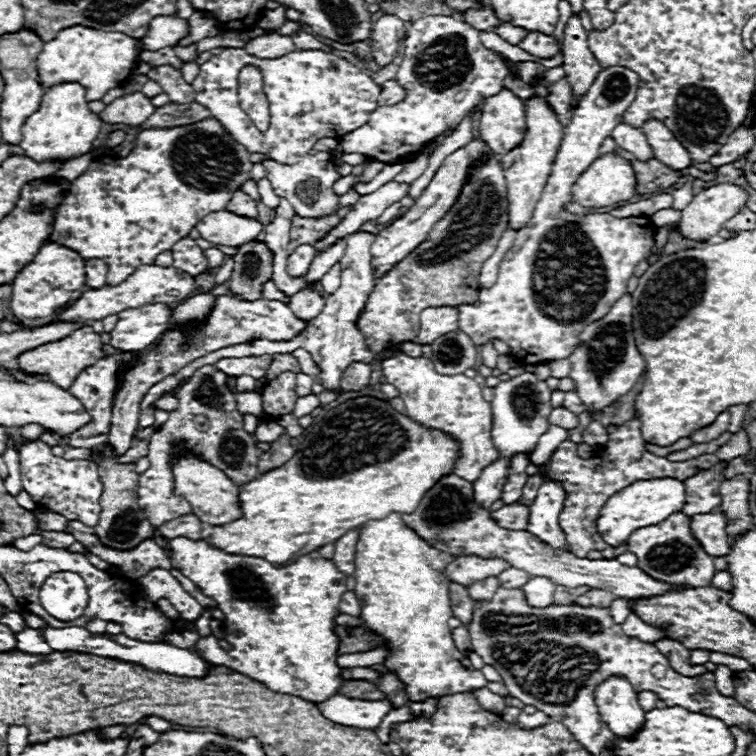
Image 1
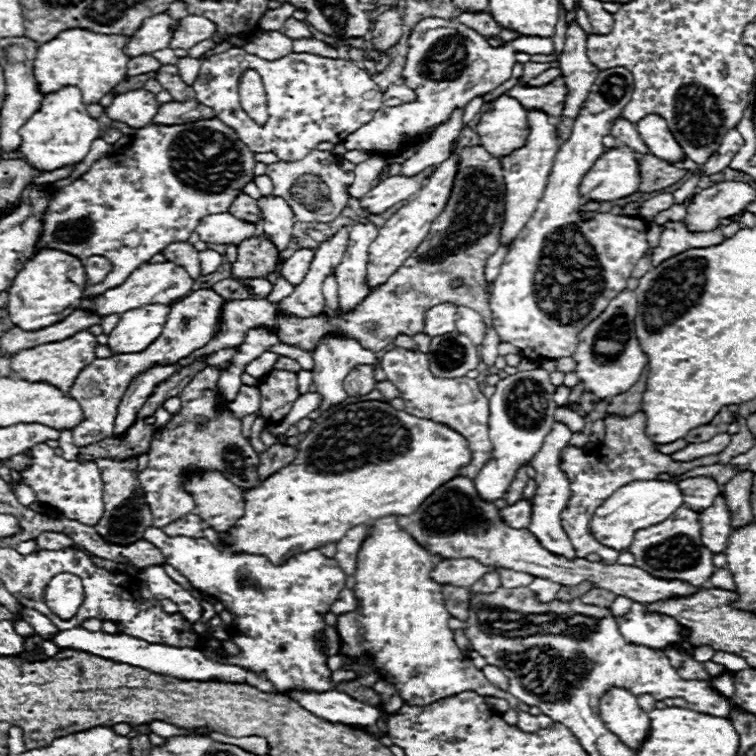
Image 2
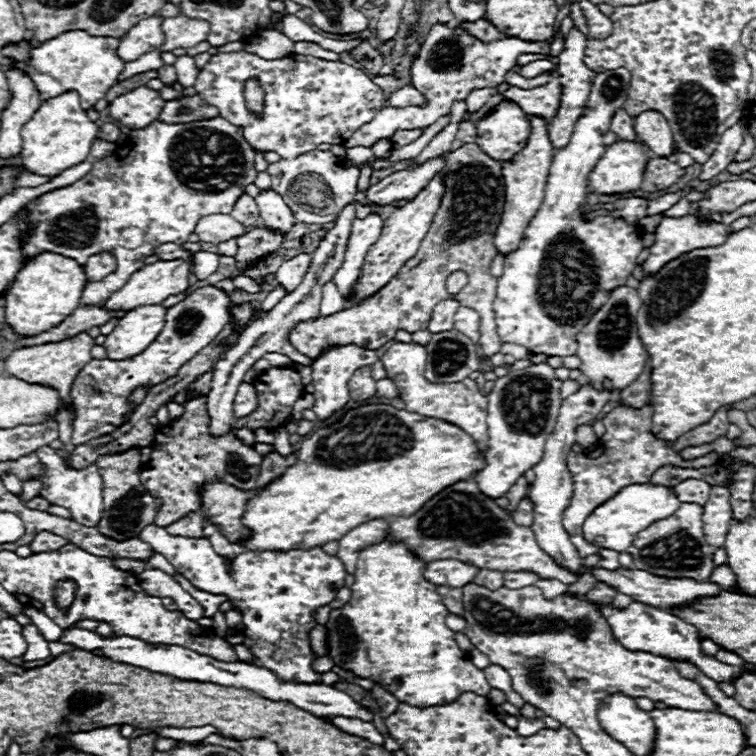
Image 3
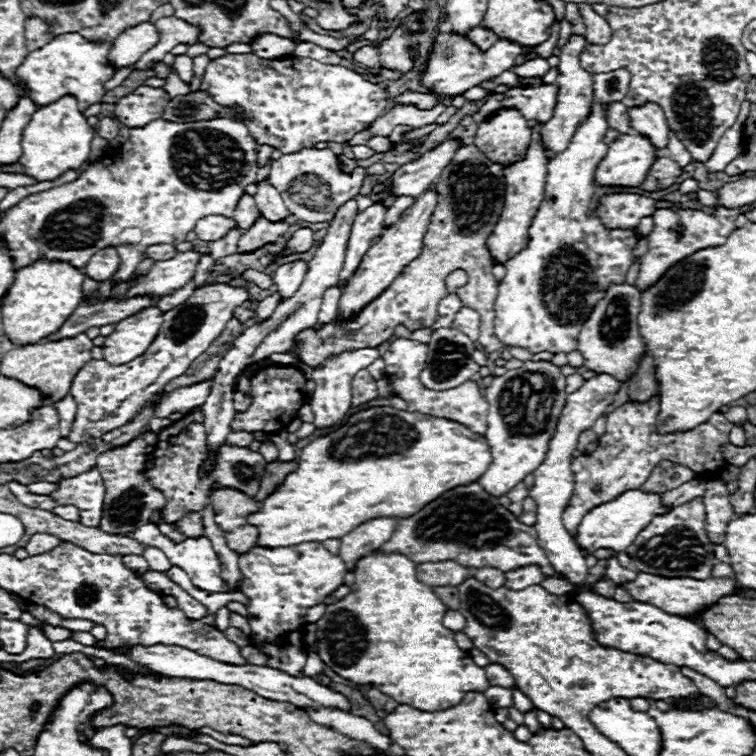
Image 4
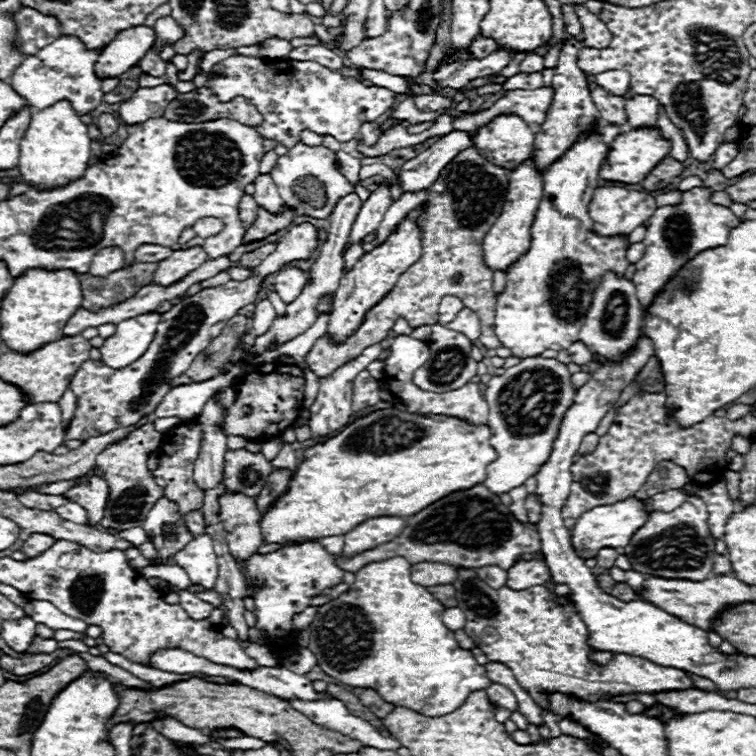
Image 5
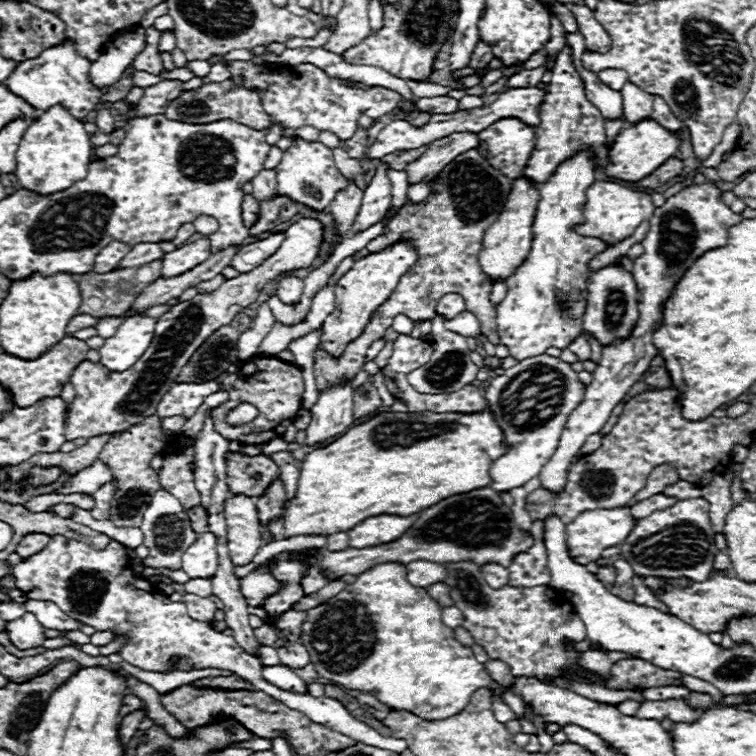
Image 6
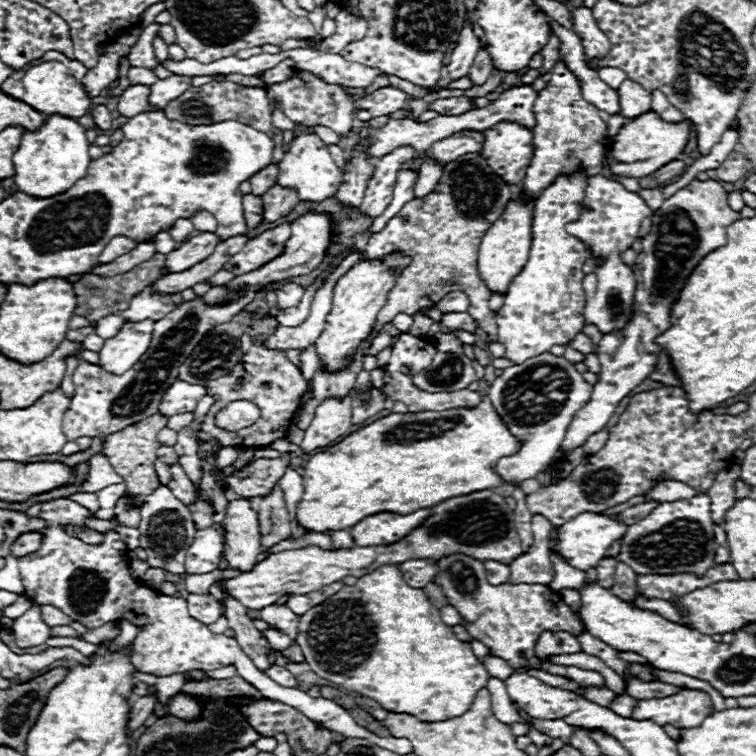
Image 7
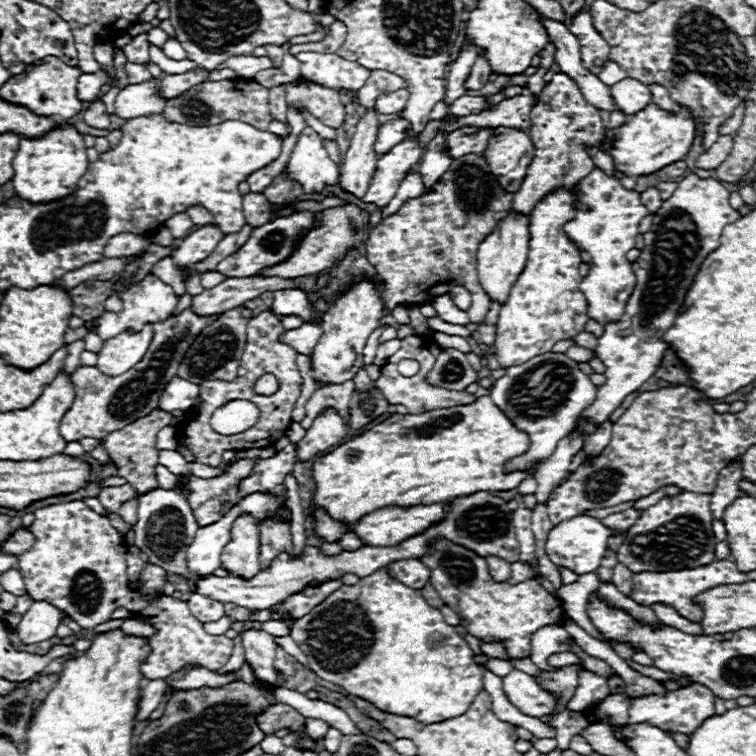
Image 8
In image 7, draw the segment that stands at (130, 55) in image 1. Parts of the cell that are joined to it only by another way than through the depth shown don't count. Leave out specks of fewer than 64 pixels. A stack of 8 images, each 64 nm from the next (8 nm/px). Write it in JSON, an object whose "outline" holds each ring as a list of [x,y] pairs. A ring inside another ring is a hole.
{"outline":[[[46,52],[40,60],[26,64],[22,70],[14,72],[2,84],[2,92],[16,100],[24,100],[28,106],[36,108],[36,112],[42,112],[48,116],[60,114],[60,116],[68,116],[68,118],[80,118],[80,116],[88,114],[90,102],[92,102],[92,98],[88,98],[82,88],[84,72],[88,72],[88,70],[78,60],[68,60],[60,52]]]}

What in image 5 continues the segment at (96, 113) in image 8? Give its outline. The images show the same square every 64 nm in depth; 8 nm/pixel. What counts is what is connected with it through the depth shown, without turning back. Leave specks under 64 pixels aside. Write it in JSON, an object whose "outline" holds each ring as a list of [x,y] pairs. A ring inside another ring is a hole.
{"outline":[[[100,114],[98,118],[96,118],[96,126],[98,126],[98,130],[102,132],[102,136],[110,136],[110,134],[114,134],[116,130],[118,130],[118,122],[116,122],[116,118],[114,116],[110,116],[110,114]]]}

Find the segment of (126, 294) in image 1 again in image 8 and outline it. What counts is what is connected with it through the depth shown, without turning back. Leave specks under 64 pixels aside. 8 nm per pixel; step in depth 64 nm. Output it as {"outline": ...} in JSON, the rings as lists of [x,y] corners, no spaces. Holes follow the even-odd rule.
{"outline":[[[198,226],[172,252],[172,260],[176,266],[196,264],[196,262],[208,258],[216,250],[216,246],[222,238],[224,238],[224,232],[218,226]]]}

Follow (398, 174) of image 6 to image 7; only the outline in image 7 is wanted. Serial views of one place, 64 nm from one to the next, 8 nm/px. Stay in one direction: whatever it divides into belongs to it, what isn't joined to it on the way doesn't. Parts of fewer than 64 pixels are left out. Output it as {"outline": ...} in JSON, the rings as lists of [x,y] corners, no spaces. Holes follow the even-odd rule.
{"outline":[[[412,170],[400,172],[400,176],[398,176],[398,180],[396,180],[396,188],[394,188],[392,202],[388,204],[386,212],[374,220],[372,232],[378,232],[380,228],[384,228],[384,224],[386,224],[392,216],[396,216],[408,200],[414,198],[414,184],[416,184],[416,180],[418,180],[418,176],[416,176]],[[310,286],[310,288],[304,290],[304,296],[302,296],[301,302],[296,308],[290,308],[290,310],[278,309],[280,312],[280,314],[276,316],[278,322],[280,322],[282,326],[298,326],[298,324],[302,324],[302,322],[308,318],[312,298],[314,298],[314,288]]]}

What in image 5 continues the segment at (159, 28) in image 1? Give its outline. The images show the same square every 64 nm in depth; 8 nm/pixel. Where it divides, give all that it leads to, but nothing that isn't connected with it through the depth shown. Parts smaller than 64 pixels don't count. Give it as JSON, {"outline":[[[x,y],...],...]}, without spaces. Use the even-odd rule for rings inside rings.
{"outline":[[[136,26],[120,32],[120,36],[116,36],[116,40],[106,44],[102,54],[98,56],[94,66],[96,76],[100,80],[106,80],[120,76],[130,66],[136,66],[138,60],[144,56],[144,52],[152,48],[154,38],[156,34],[148,26]]]}

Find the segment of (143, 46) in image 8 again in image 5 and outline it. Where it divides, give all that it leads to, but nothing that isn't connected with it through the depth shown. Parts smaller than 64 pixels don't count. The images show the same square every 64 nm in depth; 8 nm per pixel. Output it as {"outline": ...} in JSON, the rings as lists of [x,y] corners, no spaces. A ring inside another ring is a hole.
{"outline":[[[150,48],[138,62],[138,66],[146,72],[146,74],[152,74],[152,76],[164,76],[166,74],[166,62]]]}

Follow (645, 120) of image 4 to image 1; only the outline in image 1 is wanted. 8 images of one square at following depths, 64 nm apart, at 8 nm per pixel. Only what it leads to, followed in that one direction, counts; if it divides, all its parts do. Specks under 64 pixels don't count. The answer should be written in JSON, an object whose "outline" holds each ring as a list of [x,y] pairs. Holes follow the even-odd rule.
{"outline":[[[646,120],[642,126],[642,132],[654,152],[654,156],[668,164],[670,168],[676,170],[684,170],[692,164],[688,152],[684,152],[684,146],[676,140],[676,136],[672,136],[672,132],[666,128],[666,124],[662,120]]]}

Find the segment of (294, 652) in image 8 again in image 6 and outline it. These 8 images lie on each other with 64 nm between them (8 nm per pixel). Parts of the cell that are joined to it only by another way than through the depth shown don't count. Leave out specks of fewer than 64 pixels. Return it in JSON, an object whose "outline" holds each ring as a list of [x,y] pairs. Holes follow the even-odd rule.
{"outline":[[[266,623],[262,627],[254,629],[254,635],[261,644],[274,648],[283,647],[287,642],[280,630]]]}

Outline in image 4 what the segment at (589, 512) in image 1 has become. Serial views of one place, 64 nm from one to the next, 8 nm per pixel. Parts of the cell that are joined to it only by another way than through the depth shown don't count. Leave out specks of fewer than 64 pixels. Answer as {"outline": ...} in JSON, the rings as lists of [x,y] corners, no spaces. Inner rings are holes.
{"outline":[[[652,396],[646,402],[626,402],[614,412],[608,414],[606,434],[600,436],[598,446],[592,454],[584,454],[572,460],[572,468],[576,468],[576,484],[570,504],[563,513],[563,524],[570,534],[576,532],[582,516],[590,512],[594,506],[616,500],[620,494],[628,490],[640,488],[654,466],[660,460],[670,460],[682,464],[696,474],[702,472],[718,472],[726,466],[726,460],[720,452],[724,444],[728,444],[728,434],[736,426],[728,422],[720,412],[710,418],[710,424],[700,424],[688,432],[670,432],[660,434],[656,428],[656,420],[660,414],[660,398]],[[614,554],[610,560],[608,560],[606,576],[608,576],[610,580],[614,580],[616,584],[620,584],[620,582],[632,582],[632,580],[636,580],[636,572],[634,572],[634,570],[626,570],[626,568],[622,568],[622,566],[618,564],[618,560],[616,560],[616,554]]]}

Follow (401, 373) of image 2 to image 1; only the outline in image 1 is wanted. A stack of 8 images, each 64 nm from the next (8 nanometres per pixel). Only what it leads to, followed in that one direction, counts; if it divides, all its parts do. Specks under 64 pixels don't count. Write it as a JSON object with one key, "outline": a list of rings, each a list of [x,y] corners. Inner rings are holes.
{"outline":[[[396,354],[382,360],[382,372],[386,380],[398,388],[400,398],[406,404],[406,414],[412,420],[420,420],[420,424],[428,424],[430,428],[440,428],[450,436],[456,436],[462,444],[462,456],[454,466],[454,474],[474,482],[482,470],[496,460],[498,450],[492,444],[490,430],[492,430],[492,410],[490,404],[482,396],[482,388],[474,378],[464,374],[456,376],[442,376],[432,368],[432,362],[424,356],[412,358],[406,354]]]}

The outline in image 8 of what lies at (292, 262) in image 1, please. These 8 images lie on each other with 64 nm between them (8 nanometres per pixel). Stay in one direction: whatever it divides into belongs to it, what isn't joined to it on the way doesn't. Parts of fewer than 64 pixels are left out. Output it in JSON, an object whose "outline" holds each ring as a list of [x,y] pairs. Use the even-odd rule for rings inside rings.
{"outline":[[[278,290],[270,310],[276,316],[300,316],[304,322],[310,322],[316,314],[316,308],[312,308],[310,300],[300,290]]]}

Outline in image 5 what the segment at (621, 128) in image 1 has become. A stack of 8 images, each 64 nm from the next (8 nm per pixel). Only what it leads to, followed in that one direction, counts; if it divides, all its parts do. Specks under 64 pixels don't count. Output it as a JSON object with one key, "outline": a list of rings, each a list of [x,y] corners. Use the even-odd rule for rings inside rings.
{"outline":[[[588,74],[588,88],[592,94],[592,100],[596,108],[600,110],[602,120],[612,124],[626,124],[626,112],[624,112],[624,96],[616,96],[600,88],[594,80],[594,76]]]}

